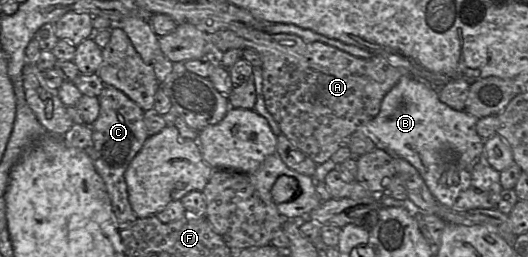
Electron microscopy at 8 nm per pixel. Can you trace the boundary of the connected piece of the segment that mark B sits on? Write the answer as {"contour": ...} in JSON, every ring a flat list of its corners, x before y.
{"contour":[[403,76,382,100,378,115,361,125,351,137,370,137,376,146,382,146,394,156,401,157,417,169,433,197,451,209,494,209,503,190,500,172,487,161,484,140,476,132,478,118,465,111,456,111,438,98,438,89,432,89,411,76]]}

